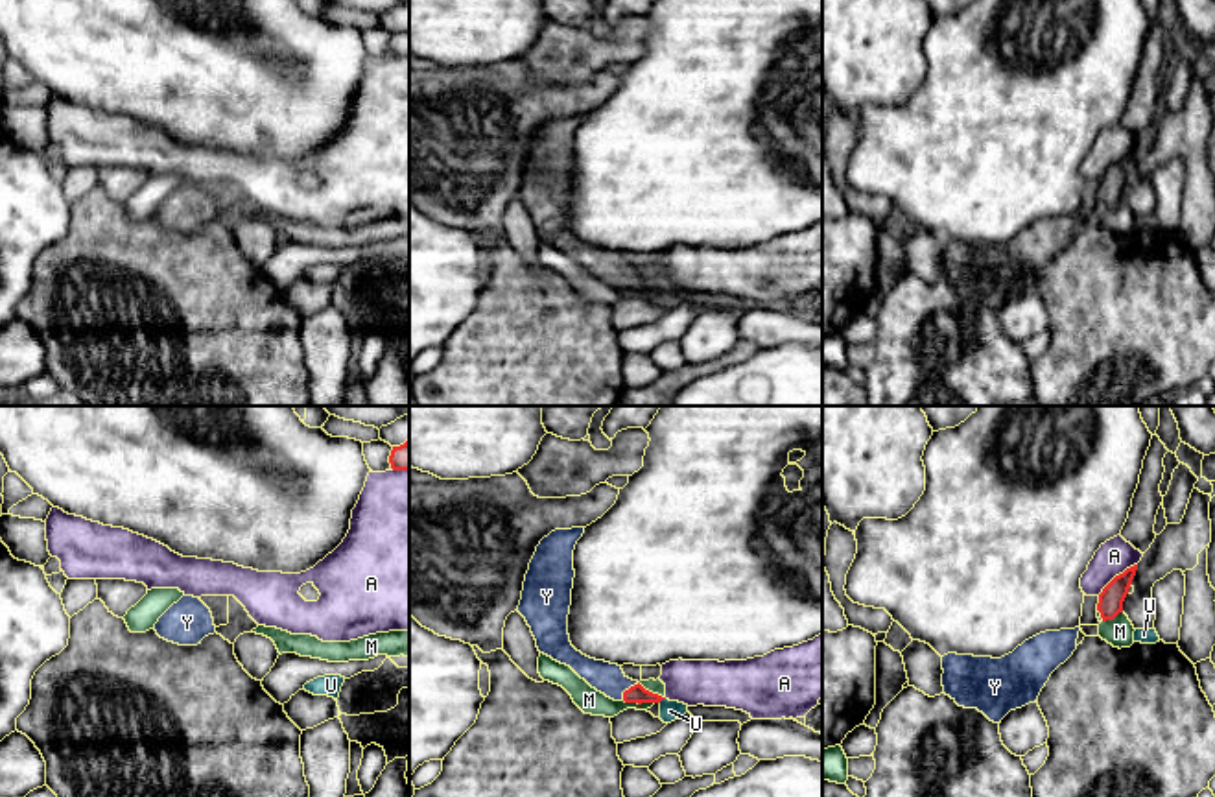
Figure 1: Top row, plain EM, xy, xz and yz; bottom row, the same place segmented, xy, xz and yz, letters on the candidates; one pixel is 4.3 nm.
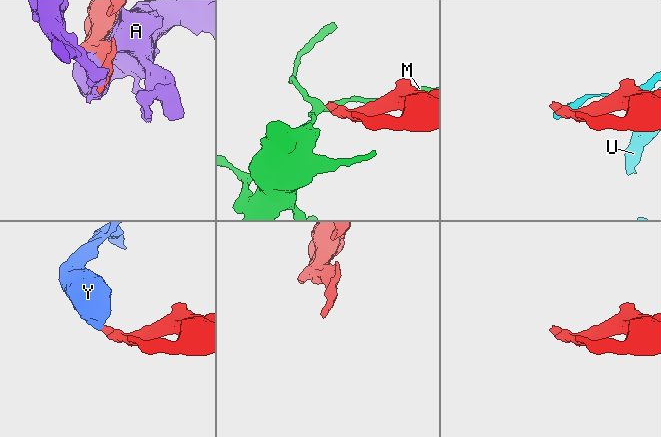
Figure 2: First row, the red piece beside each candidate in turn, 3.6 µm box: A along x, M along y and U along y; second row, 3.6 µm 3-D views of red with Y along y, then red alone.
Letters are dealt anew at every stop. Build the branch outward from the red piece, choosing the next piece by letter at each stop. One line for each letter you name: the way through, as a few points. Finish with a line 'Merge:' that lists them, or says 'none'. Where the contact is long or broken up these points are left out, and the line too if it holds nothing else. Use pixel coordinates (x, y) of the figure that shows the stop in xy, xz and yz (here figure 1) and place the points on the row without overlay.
Y: across xz (635, 281), (629, 275), (620, 275), (609, 266)
Merge: Y

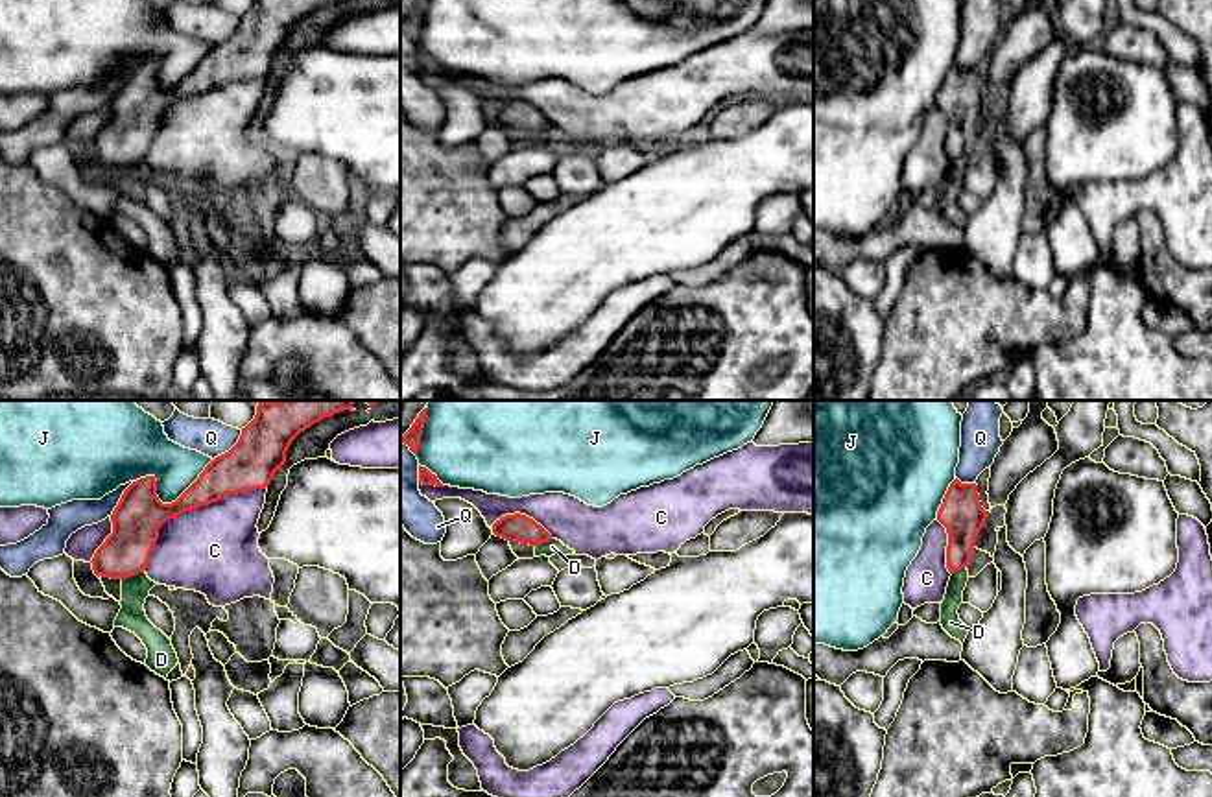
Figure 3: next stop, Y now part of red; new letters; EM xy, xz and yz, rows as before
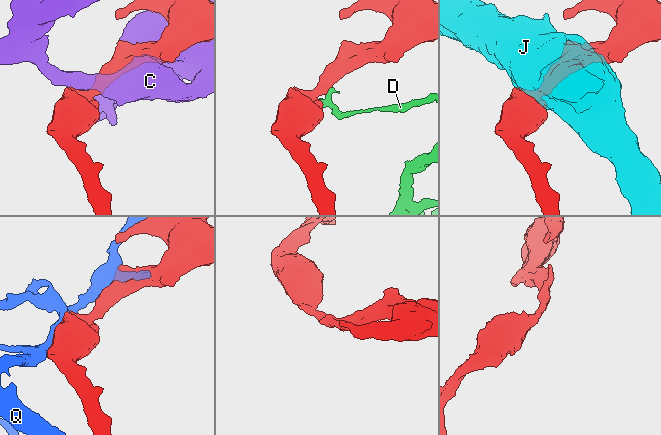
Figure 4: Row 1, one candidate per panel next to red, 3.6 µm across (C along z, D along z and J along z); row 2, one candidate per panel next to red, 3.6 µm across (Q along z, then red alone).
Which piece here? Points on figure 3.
Merge: none

